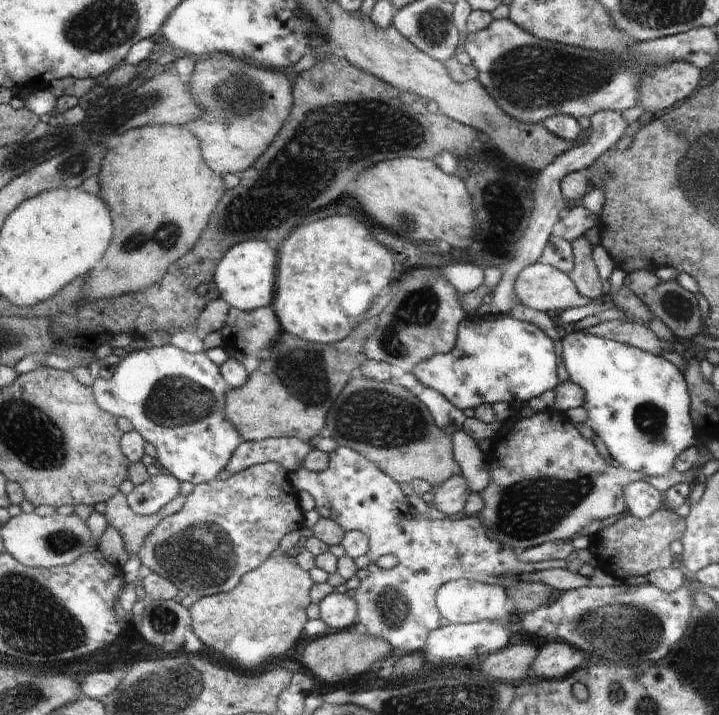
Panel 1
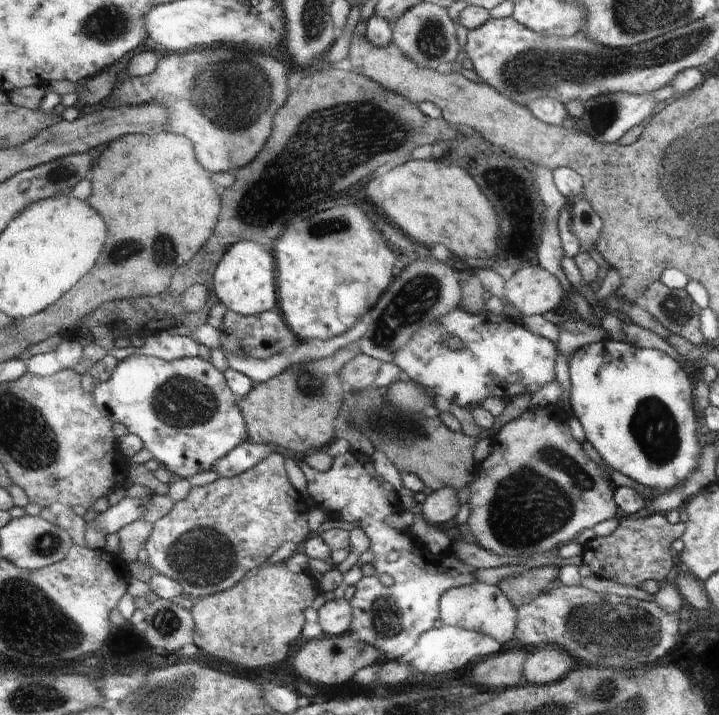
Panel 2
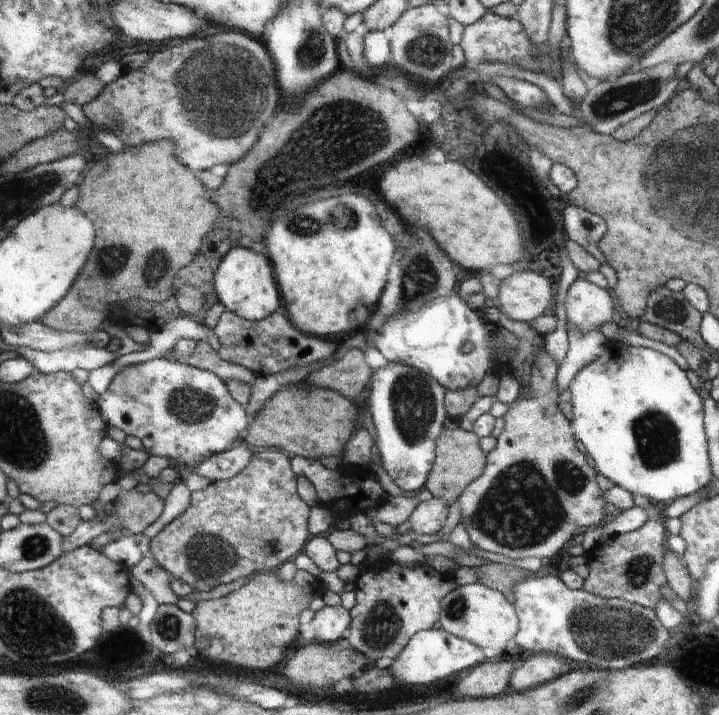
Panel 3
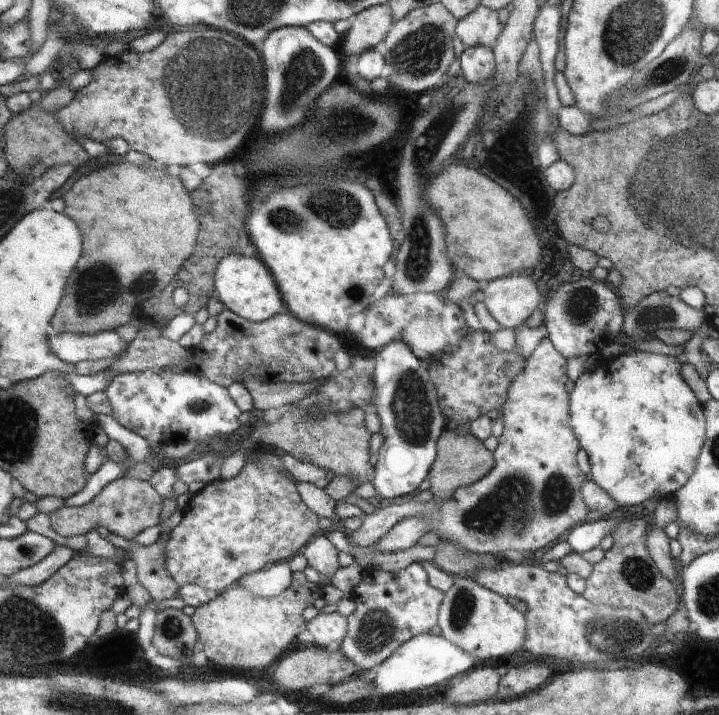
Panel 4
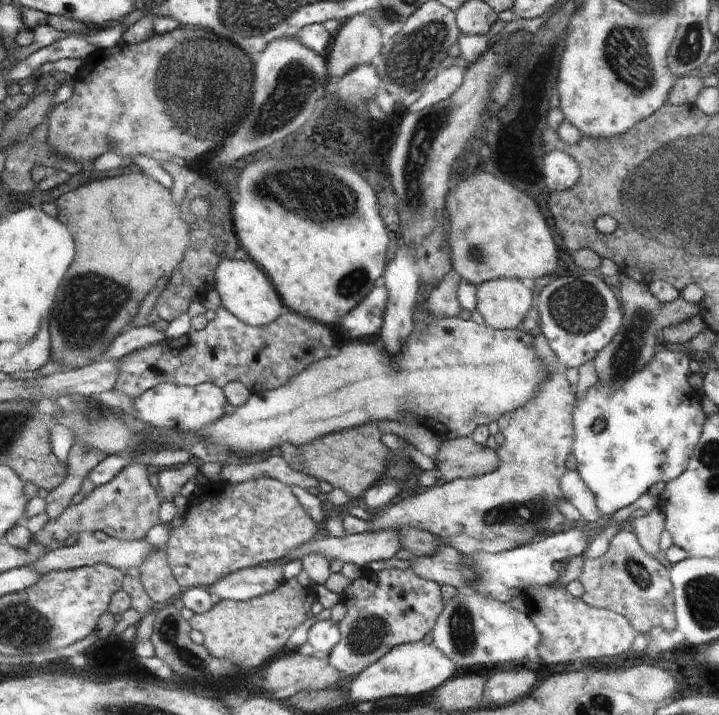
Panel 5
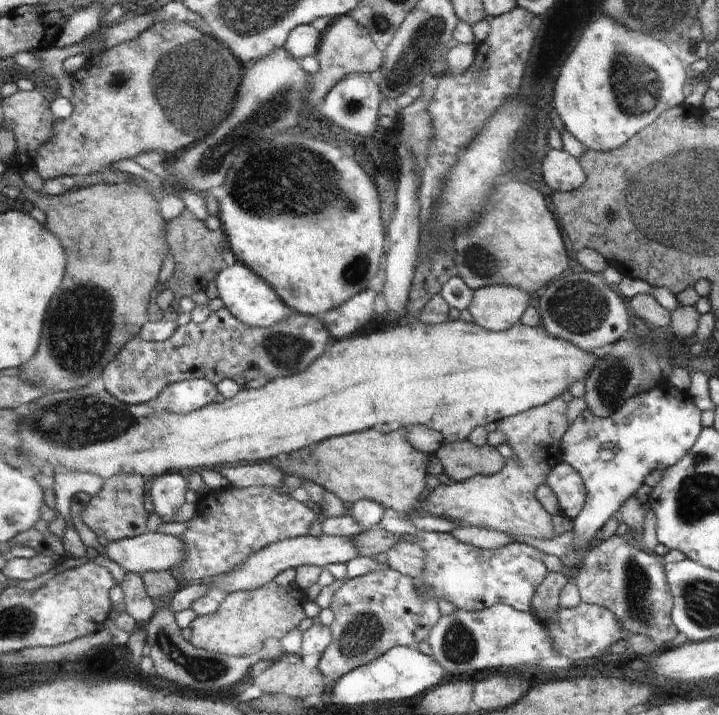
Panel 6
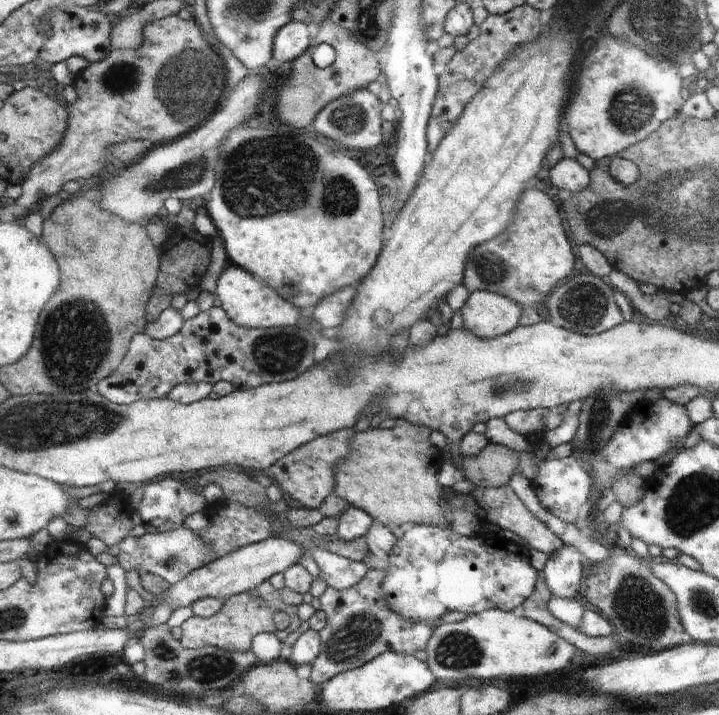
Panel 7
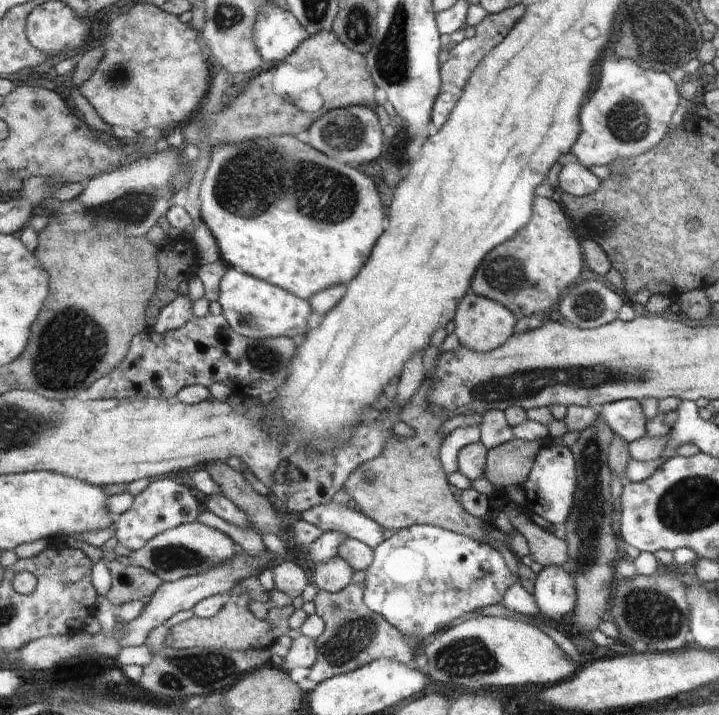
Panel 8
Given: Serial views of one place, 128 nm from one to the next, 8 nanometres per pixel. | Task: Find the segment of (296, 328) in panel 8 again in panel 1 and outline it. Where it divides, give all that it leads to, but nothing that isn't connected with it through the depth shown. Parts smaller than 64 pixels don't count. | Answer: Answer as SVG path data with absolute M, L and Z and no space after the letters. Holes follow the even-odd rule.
M248 240L227 250L216 269L216 288L230 307L249 311L265 307L272 302L276 253L266 241Z

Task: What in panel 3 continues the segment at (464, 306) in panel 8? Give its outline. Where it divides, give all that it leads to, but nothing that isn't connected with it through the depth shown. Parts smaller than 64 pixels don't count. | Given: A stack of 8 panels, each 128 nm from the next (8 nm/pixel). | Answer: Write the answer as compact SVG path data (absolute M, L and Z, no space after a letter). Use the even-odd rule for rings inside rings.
M518 271L502 280L497 300L512 320L531 323L552 300L551 281L536 271Z

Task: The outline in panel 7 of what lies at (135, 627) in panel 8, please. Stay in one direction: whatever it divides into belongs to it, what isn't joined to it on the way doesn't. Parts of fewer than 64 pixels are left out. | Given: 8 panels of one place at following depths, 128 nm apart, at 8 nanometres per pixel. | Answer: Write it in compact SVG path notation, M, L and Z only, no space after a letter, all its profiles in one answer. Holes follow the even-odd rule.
M270 537L259 543L243 546L242 549L235 550L225 557L216 558L208 565L202 565L182 581L170 585L164 594L164 601L173 602L175 608L188 607L198 599L208 597L226 599L229 596L248 592L276 573L283 573L292 564L297 564L304 556L304 552L307 552L306 548L284 537Z

